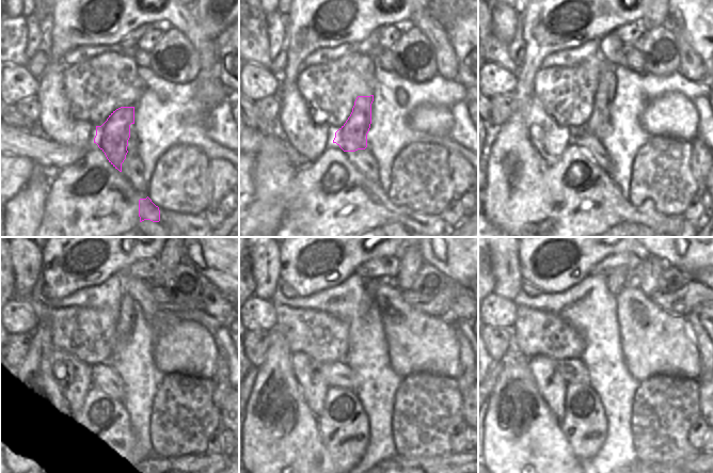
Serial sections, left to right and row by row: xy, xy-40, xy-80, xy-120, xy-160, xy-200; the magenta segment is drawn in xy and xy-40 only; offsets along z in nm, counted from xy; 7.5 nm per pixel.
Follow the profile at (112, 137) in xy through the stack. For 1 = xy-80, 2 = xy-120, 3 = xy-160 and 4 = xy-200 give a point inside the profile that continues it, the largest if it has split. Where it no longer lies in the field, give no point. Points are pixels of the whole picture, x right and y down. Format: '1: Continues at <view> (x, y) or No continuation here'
1: Continues at xy-80 (599, 123)
2: Continues at xy-120 (126, 320)
3: Continues at xy-160 (370, 285)
4: Continues at xy-200 (617, 280)

